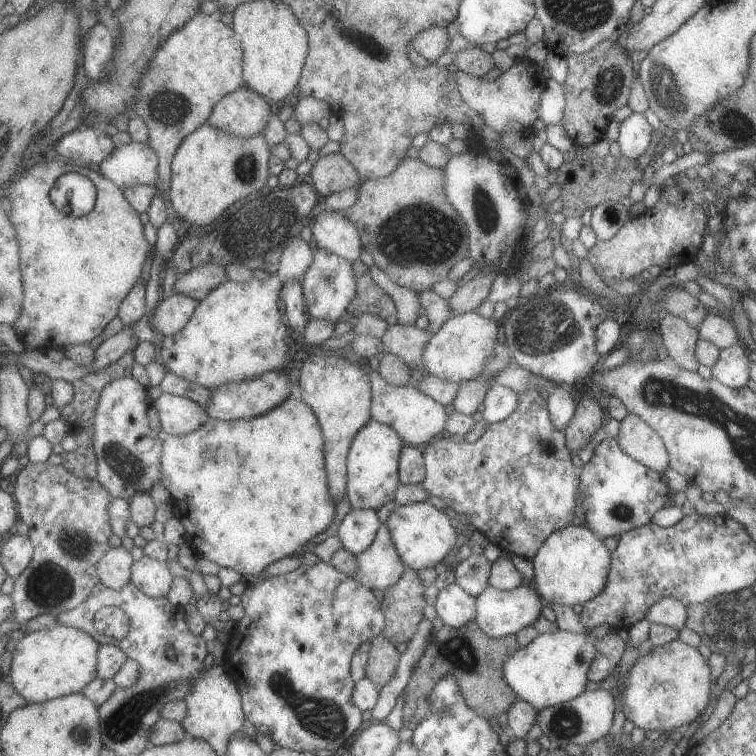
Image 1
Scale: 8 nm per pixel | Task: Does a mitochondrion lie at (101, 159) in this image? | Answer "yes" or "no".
no

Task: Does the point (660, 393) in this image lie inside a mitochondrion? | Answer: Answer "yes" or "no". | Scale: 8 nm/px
yes

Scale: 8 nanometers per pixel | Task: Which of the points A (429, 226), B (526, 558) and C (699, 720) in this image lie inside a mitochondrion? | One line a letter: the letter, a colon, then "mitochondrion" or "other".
A: mitochondrion
B: other
C: other

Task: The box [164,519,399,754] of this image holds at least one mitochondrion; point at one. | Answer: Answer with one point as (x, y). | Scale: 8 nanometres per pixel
(324, 719)

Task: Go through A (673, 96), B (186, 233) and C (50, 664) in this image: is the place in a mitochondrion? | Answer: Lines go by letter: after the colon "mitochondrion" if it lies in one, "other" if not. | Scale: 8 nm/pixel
A: mitochondrion
B: other
C: other

